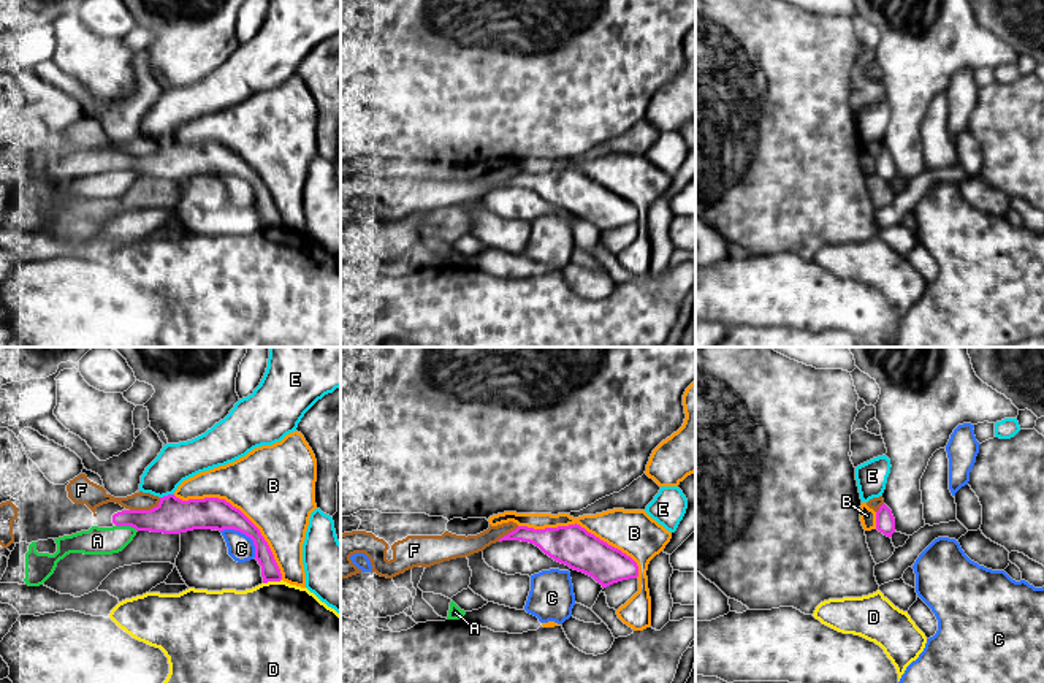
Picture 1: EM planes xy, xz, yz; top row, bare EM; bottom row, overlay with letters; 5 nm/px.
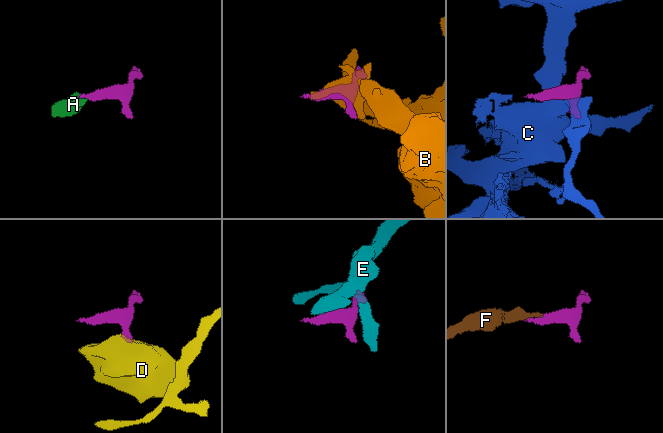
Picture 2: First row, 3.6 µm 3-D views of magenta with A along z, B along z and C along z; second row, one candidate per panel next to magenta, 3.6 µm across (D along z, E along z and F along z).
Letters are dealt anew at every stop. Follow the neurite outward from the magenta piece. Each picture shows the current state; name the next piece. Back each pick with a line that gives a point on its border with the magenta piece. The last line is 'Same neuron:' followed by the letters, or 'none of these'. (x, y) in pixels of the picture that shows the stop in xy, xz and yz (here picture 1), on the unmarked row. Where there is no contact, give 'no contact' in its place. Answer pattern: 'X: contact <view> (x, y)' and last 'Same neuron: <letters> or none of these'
Same neuron: none of these

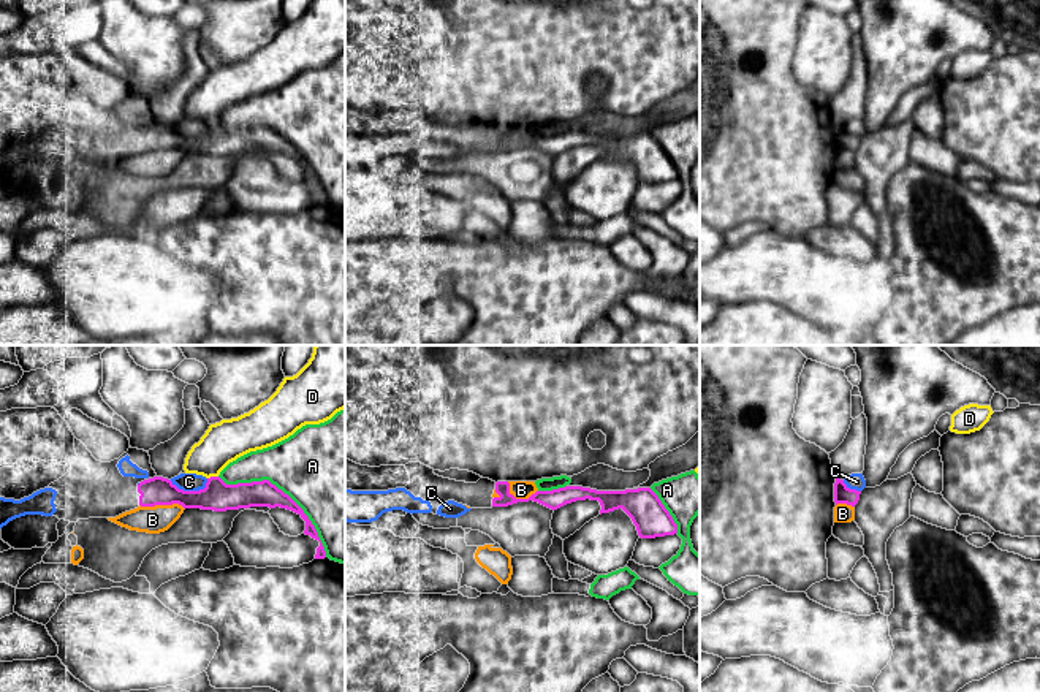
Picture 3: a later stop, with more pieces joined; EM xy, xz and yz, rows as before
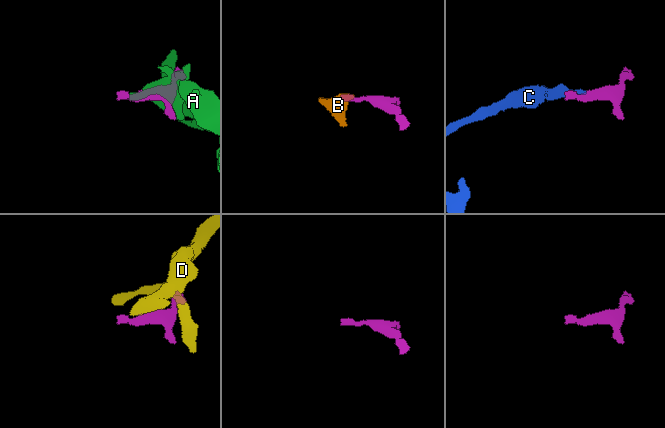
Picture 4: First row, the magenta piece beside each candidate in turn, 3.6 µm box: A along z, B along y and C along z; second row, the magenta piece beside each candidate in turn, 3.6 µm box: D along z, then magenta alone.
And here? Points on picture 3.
Same neuron: none of these

